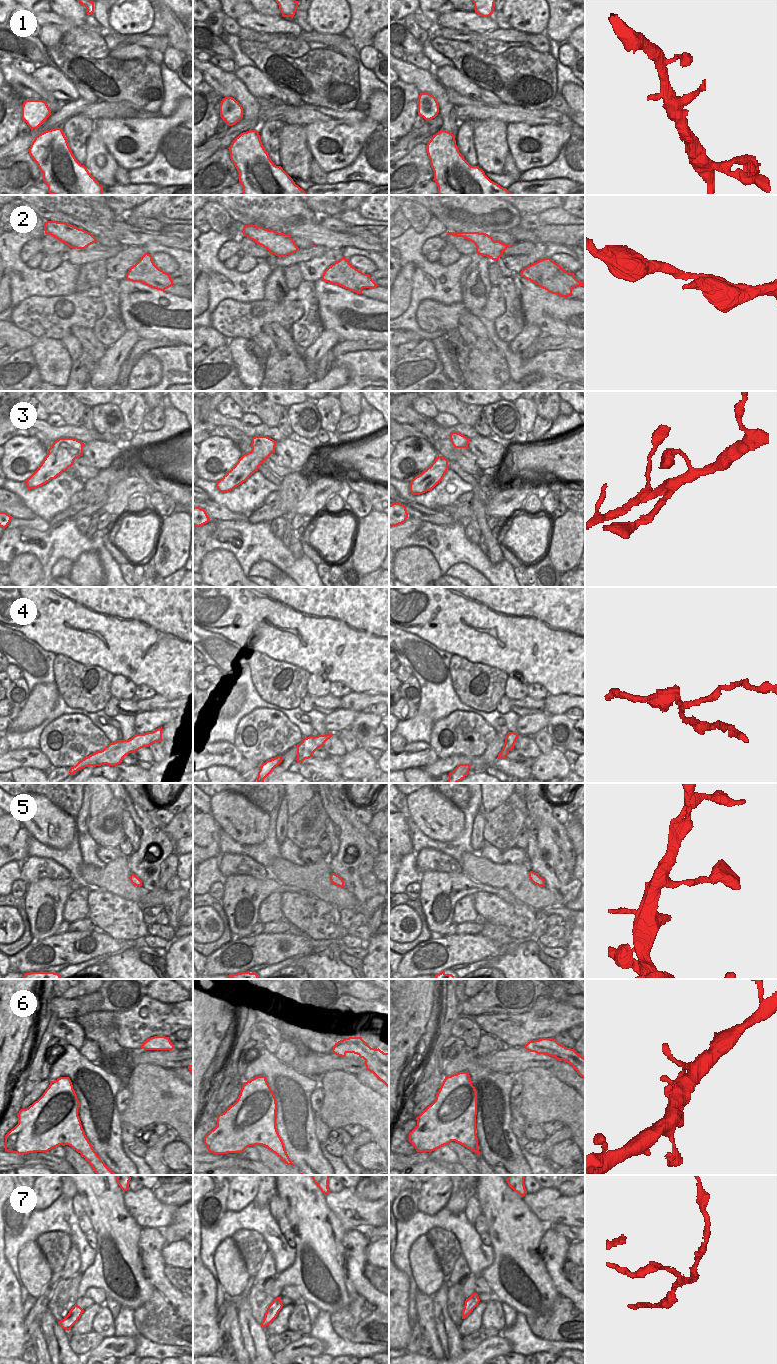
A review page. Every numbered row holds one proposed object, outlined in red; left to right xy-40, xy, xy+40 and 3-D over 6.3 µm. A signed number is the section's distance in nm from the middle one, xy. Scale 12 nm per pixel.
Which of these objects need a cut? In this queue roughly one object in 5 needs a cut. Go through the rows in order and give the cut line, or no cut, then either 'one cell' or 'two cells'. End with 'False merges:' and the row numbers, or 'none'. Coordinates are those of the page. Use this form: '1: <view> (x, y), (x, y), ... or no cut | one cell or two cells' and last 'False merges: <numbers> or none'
1: no cut | one cell
2: no cut | one cell
3: no cut | one cell
4: xy+40 (505, 739), (513, 746) | two cells
5: no cut | one cell
6: no cut | one cell
7: xy (275, 1299), (281, 1303) | two cells
False merges: 4, 7

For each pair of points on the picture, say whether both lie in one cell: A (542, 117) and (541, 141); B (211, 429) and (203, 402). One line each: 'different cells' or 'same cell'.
A: different cells
B: same cell

